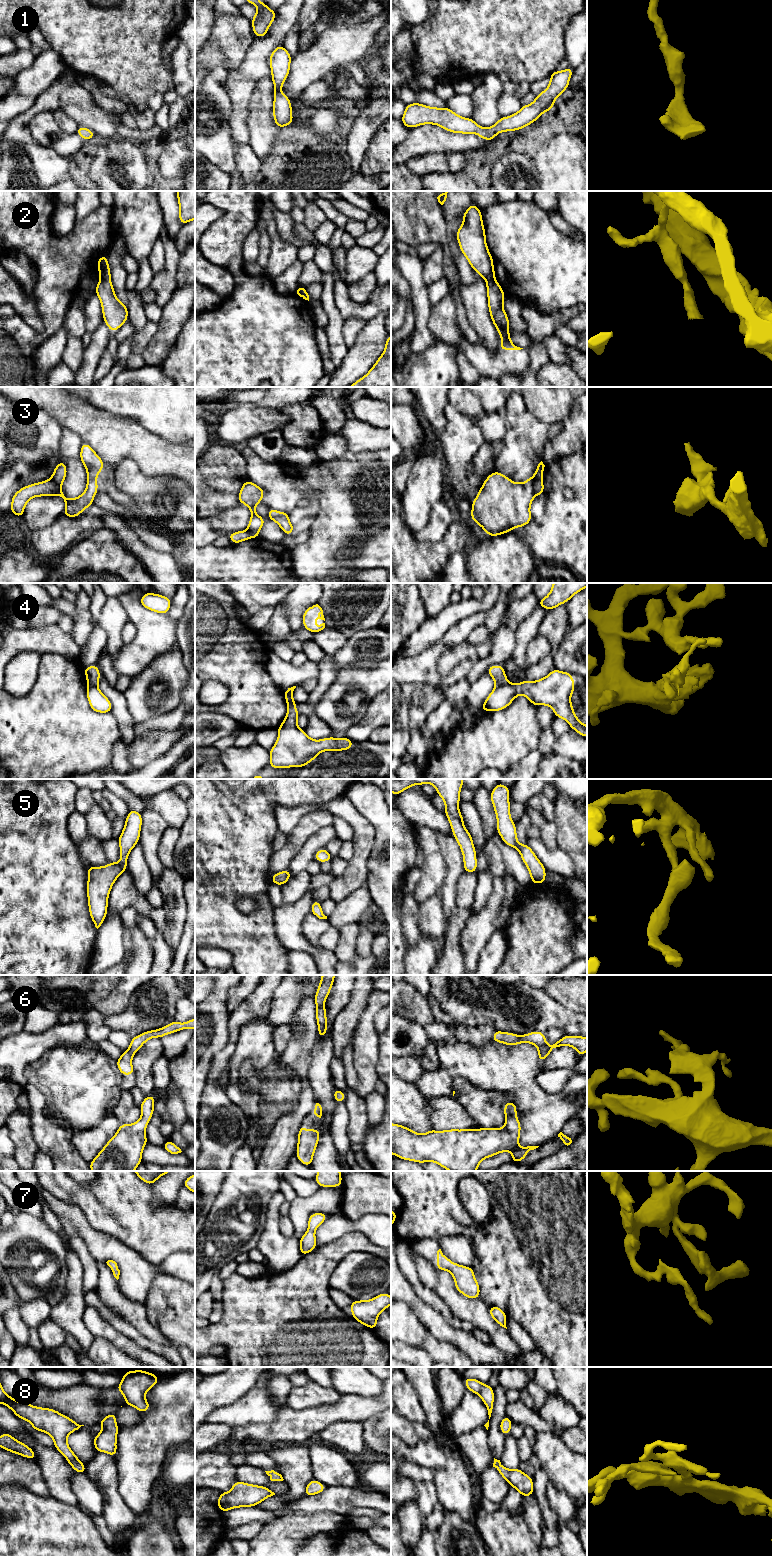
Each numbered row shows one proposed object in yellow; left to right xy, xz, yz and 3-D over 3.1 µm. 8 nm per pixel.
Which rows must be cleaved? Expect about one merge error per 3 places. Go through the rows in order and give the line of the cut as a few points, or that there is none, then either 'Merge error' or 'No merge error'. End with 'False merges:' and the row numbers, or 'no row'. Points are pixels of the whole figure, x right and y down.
1: No split. No merge error
2: Split along xy (100, 277), (109, 279). Merge error
3: Split along xy (52, 478), (57, 485), (57, 490), (54, 493), (43, 495). Merge error
4: Split along yz (507, 681), (496, 685). Merge error
5: No split. No merge error
6: No split. No merge error
7: No split. No merge error
8: No split. No merge error
False merges: 2, 3, 4

